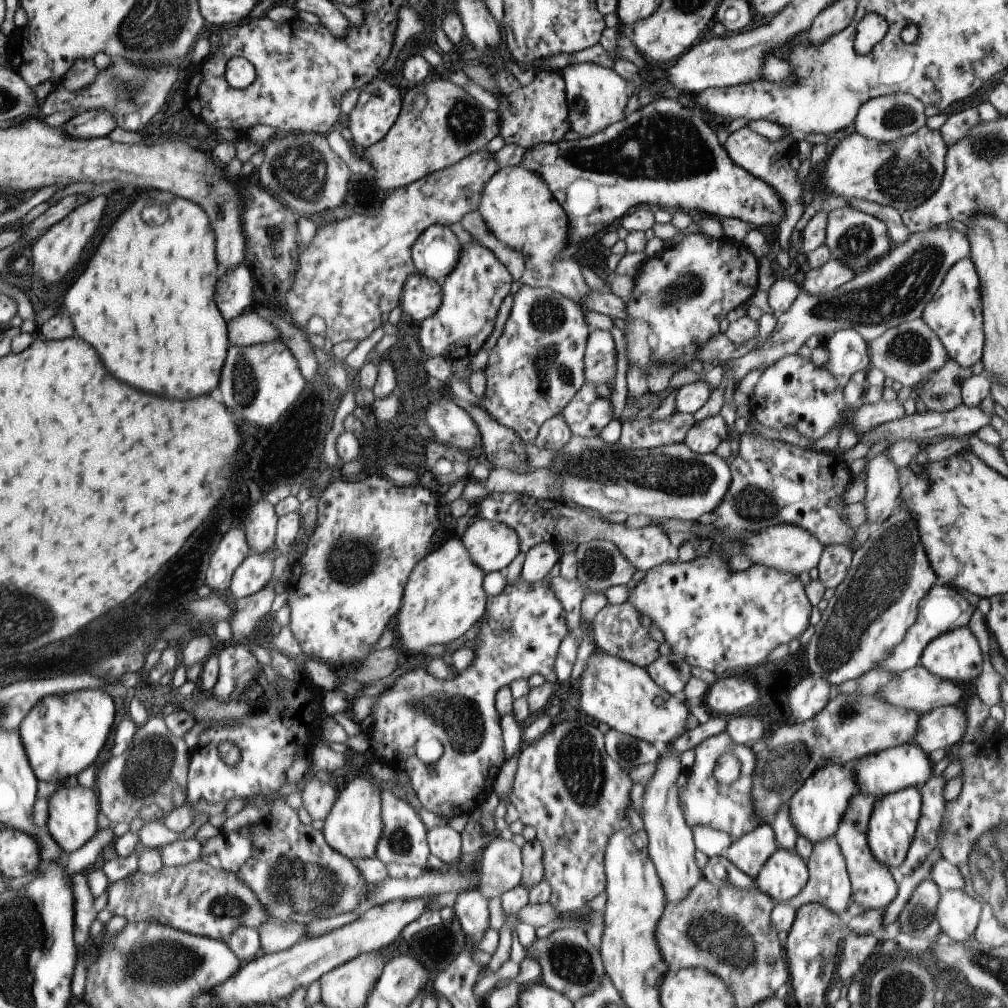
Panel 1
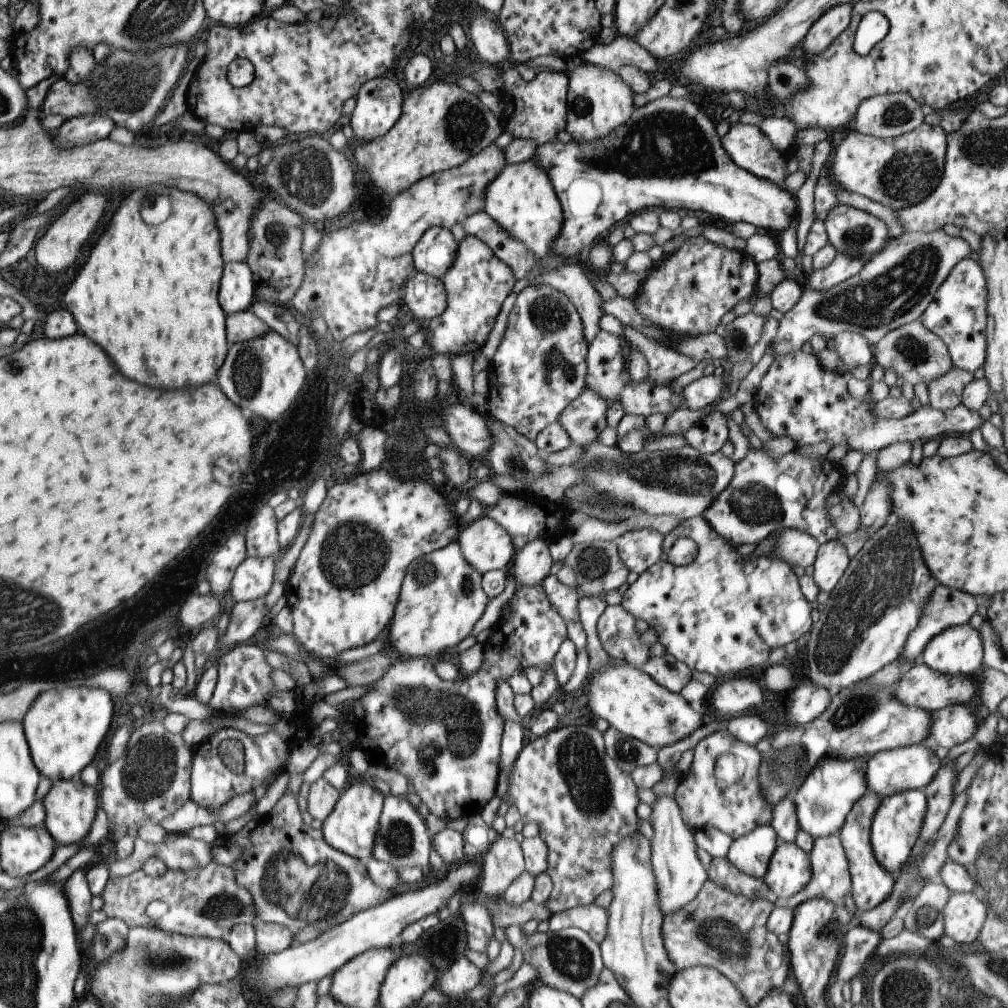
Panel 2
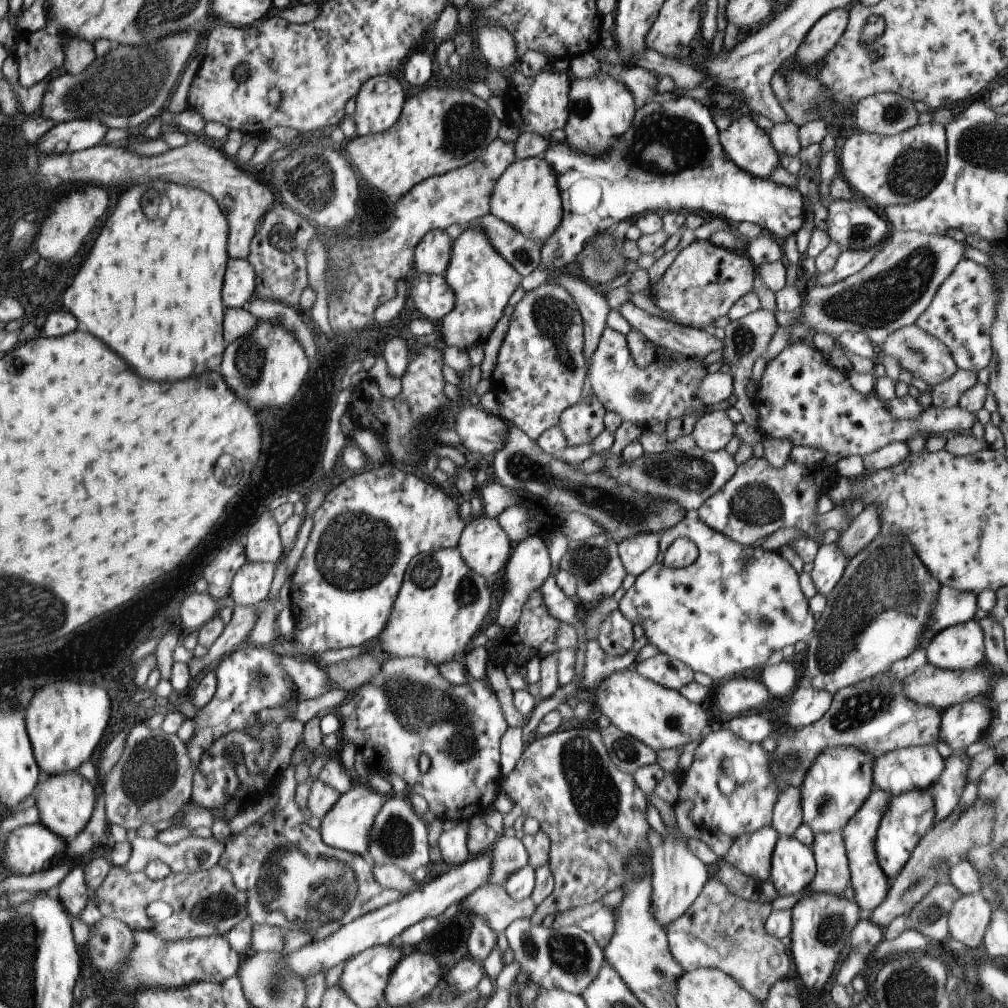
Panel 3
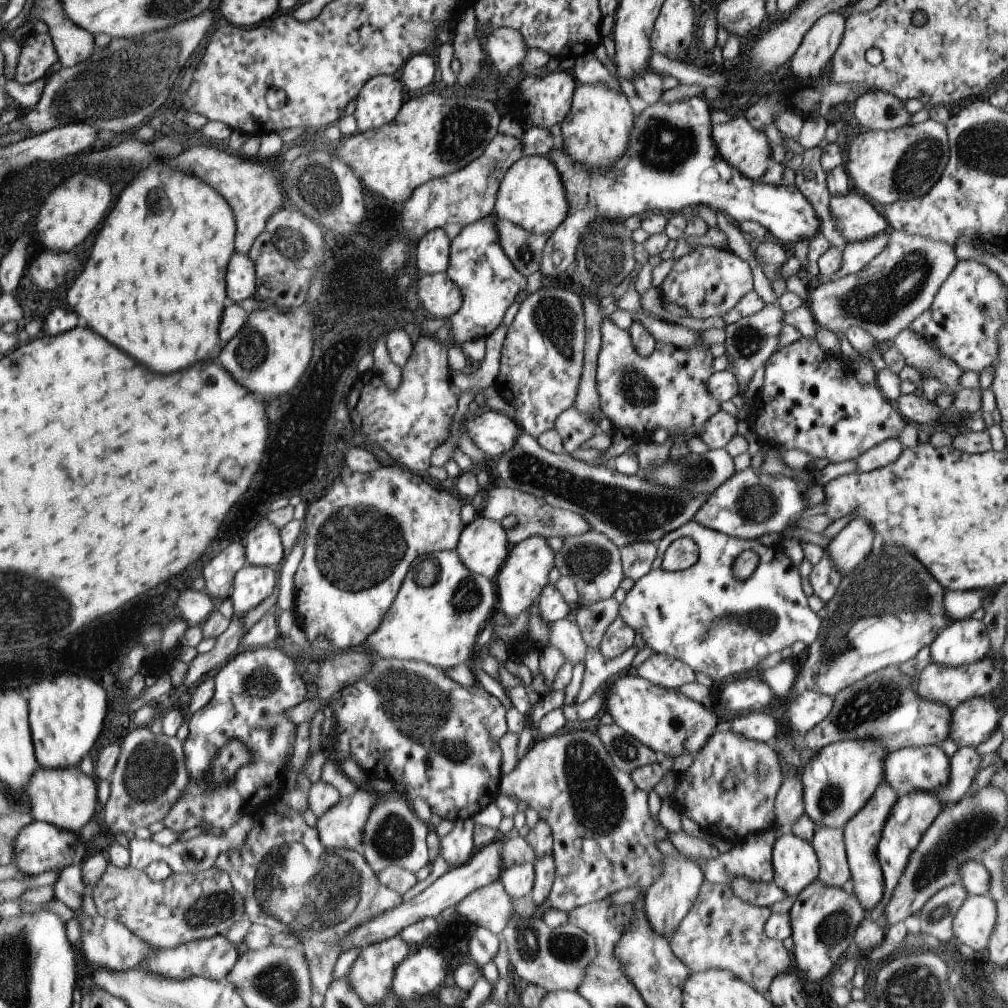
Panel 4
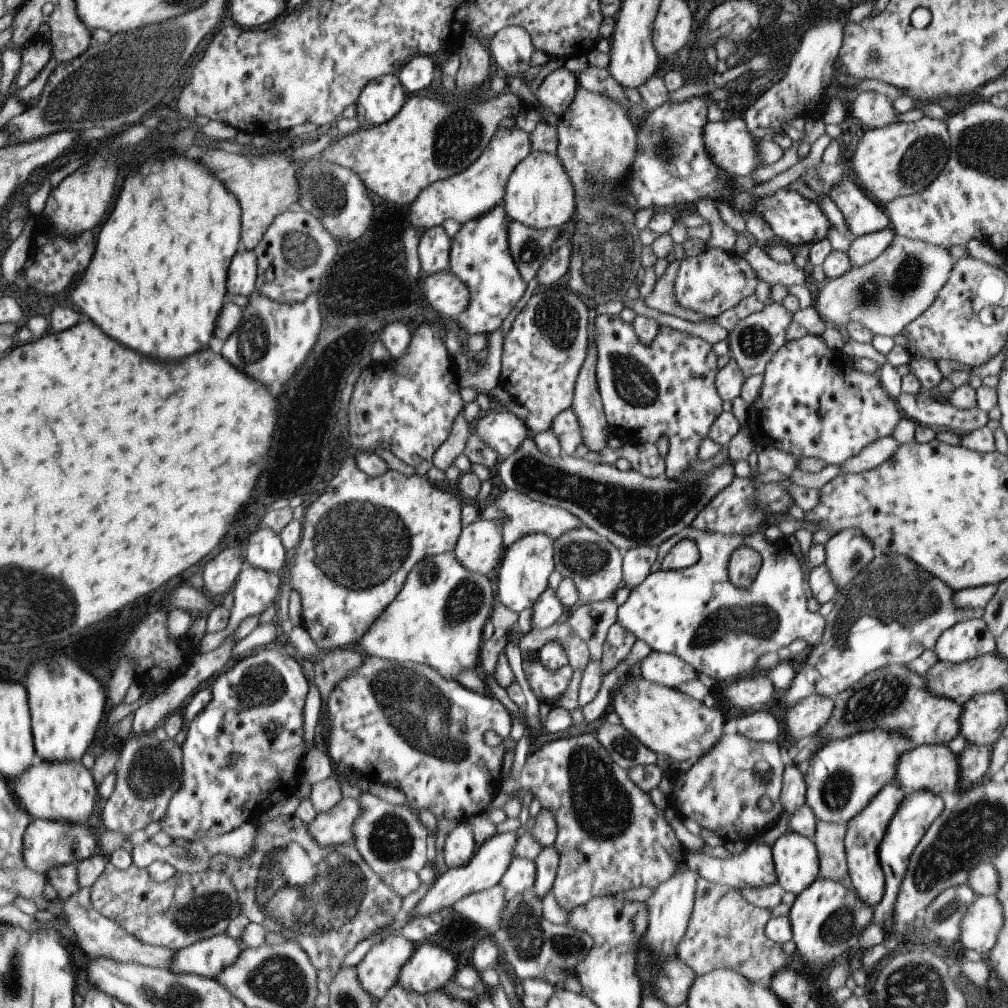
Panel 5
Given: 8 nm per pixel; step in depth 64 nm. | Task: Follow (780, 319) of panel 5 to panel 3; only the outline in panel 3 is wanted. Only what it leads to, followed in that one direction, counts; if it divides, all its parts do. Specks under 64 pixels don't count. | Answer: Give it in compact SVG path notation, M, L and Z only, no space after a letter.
M758 310L744 316L739 320L732 320L725 328L723 361L728 364L730 373L733 377L734 394L738 401L733 408L741 415L742 425L751 426L758 430L759 412L755 409L752 398L746 395L746 386L751 382L752 368L756 358L766 355L766 348L772 342L772 336L776 332L778 323L775 312L768 310Z

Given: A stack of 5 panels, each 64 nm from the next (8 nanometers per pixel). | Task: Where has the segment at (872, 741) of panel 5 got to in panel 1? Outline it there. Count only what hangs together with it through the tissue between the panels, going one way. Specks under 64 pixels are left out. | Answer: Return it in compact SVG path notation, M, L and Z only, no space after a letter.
M850 764L824 766L816 770L804 785L792 796L789 803L790 822L799 836L804 836L812 844L822 842L836 834L842 823L844 812L850 804L852 794L859 794L854 770Z

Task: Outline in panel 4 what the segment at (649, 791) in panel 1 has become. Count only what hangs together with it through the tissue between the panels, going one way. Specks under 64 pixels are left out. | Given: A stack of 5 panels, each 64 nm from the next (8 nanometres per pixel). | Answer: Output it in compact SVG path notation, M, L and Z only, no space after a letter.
M680 850L678 857L662 854L662 864L664 864L662 876L645 892L644 910L646 910L646 918L648 918L650 926L654 928L654 932L670 941L674 932L678 930L680 922L684 920L684 916L690 912L694 902L701 894L702 884L710 871L702 870L689 855Z

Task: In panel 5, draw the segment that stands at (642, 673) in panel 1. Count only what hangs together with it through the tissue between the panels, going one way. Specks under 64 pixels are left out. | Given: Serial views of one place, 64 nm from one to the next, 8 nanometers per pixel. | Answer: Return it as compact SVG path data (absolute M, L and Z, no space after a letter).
M626 678L611 691L609 710L616 713L621 725L634 734L646 748L656 755L664 754L673 762L697 760L710 752L710 748L722 738L727 720L718 708L708 708L686 694L666 686Z

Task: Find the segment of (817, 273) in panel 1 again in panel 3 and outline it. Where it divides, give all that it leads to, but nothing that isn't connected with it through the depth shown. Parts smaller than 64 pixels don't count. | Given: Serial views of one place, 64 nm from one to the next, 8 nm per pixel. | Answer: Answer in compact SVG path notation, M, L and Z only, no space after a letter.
M880 247L870 248L870 250L844 250L838 260L836 260L836 265L830 272L826 274L819 274L816 278L816 282L820 286L828 286L846 280L850 276L860 273L860 270L864 266L868 265L870 260L874 259L874 256L879 252Z

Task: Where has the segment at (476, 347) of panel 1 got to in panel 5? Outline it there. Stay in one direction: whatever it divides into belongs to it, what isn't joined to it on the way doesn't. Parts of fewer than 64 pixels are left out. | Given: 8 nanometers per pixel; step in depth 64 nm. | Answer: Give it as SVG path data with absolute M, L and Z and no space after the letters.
M504 205L465 222L451 238L450 270L469 286L470 304L457 318L463 338L473 334L492 334L500 329L514 304L524 296L527 284L515 265L509 243L509 222Z

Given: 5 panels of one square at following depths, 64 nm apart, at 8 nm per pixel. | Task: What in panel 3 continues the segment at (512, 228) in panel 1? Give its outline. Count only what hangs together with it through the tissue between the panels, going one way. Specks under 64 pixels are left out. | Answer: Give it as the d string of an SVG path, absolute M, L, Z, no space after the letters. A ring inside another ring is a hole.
M542 157L520 159L510 164L492 188L489 206L490 215L506 222L522 236L540 242L541 247L556 234L563 218L563 206L554 170ZM560 274L556 278L558 286L564 286L574 298L583 320L584 358L590 368L590 356L594 354L602 332L607 328L606 319L611 309L607 299L594 286L590 286L581 275Z

